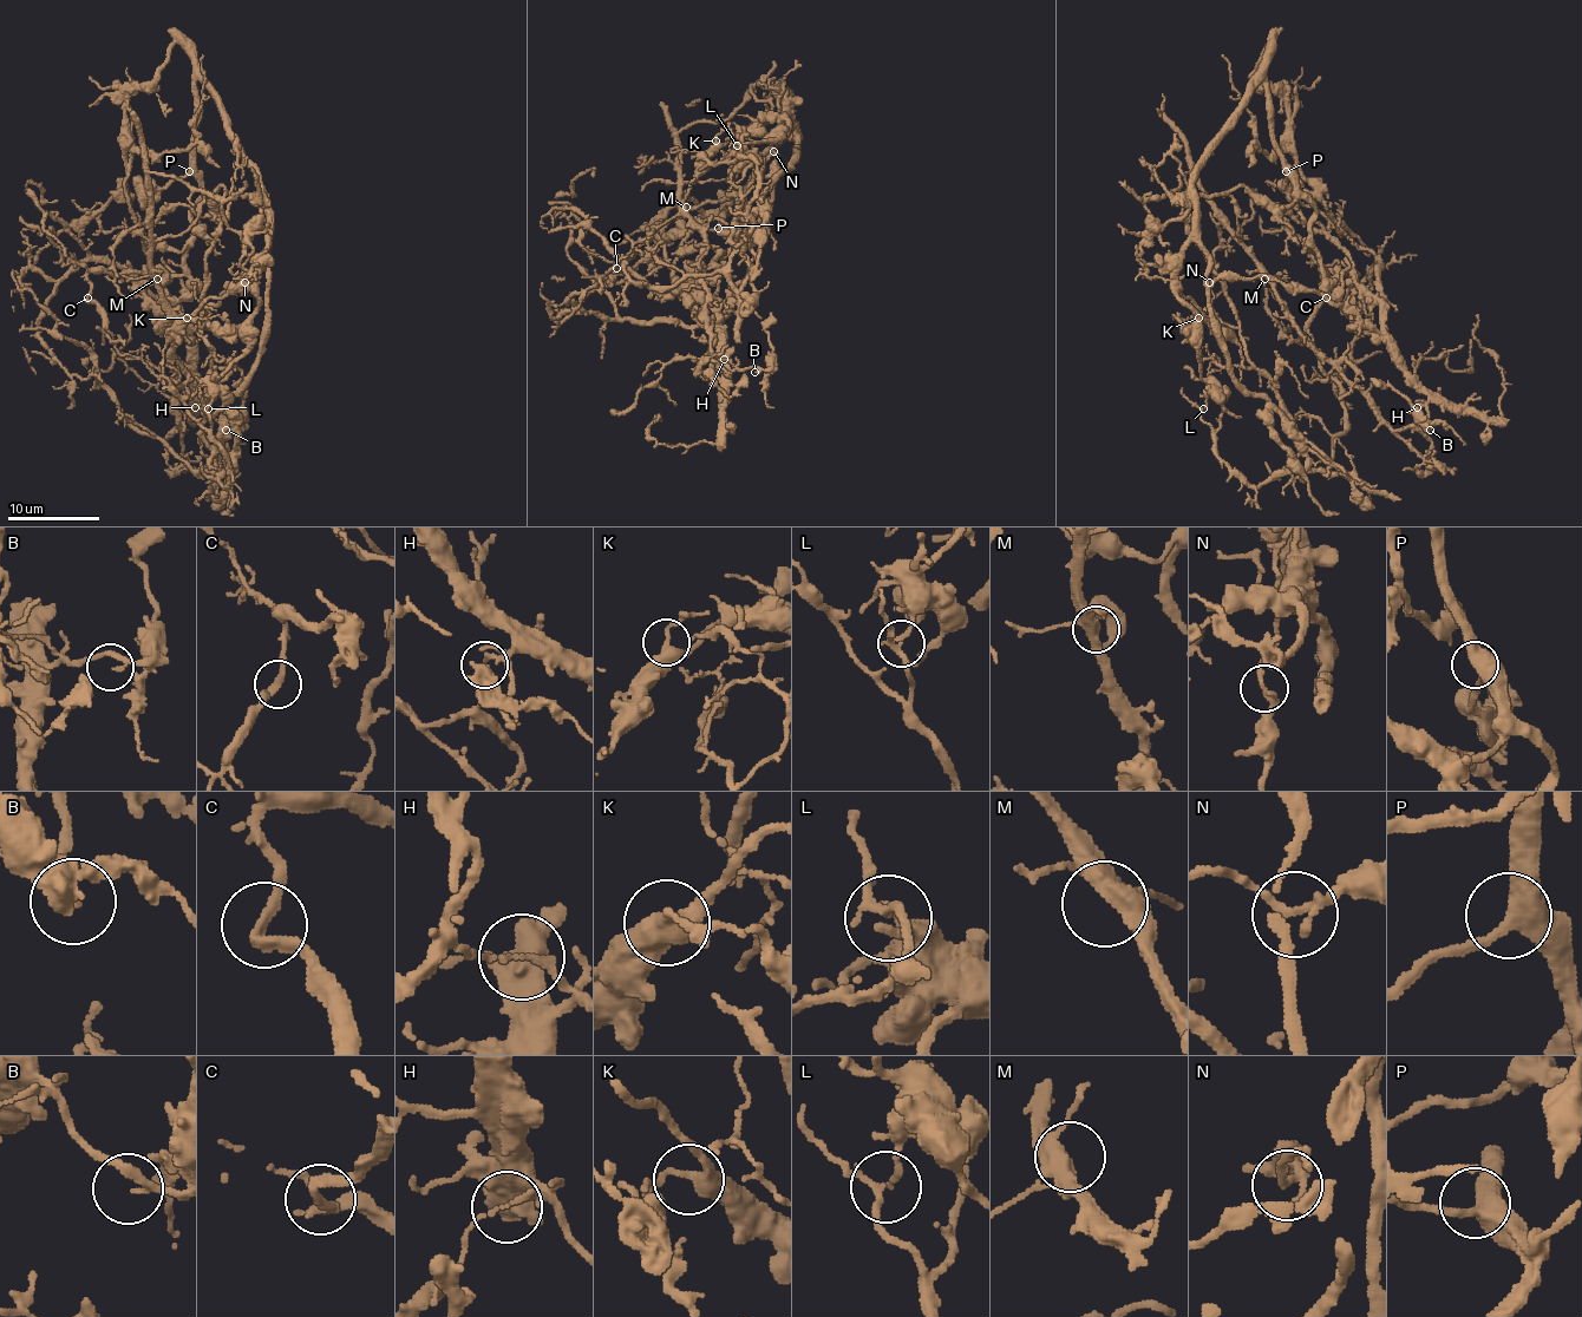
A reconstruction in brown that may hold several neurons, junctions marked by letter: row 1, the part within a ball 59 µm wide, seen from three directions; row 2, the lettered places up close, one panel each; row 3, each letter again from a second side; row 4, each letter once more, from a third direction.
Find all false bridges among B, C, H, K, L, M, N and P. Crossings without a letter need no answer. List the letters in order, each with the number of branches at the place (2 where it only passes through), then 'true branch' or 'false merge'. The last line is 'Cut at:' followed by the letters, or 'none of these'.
B: 2 | true branch
C: 2 | true branch
H: 2 | false merge
K: 3 | true branch
L: 3 | true branch
M: 3 | true branch
N: 2 | true branch
P: 3 | true branch
Cut at: H

